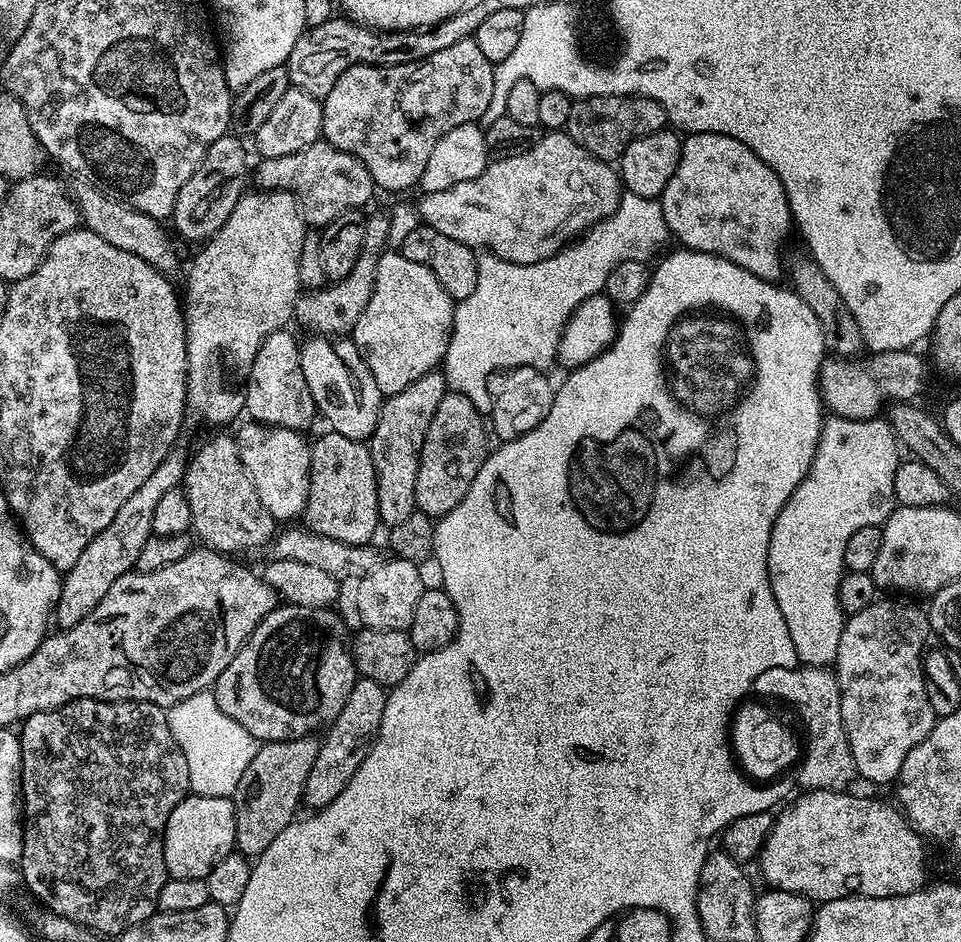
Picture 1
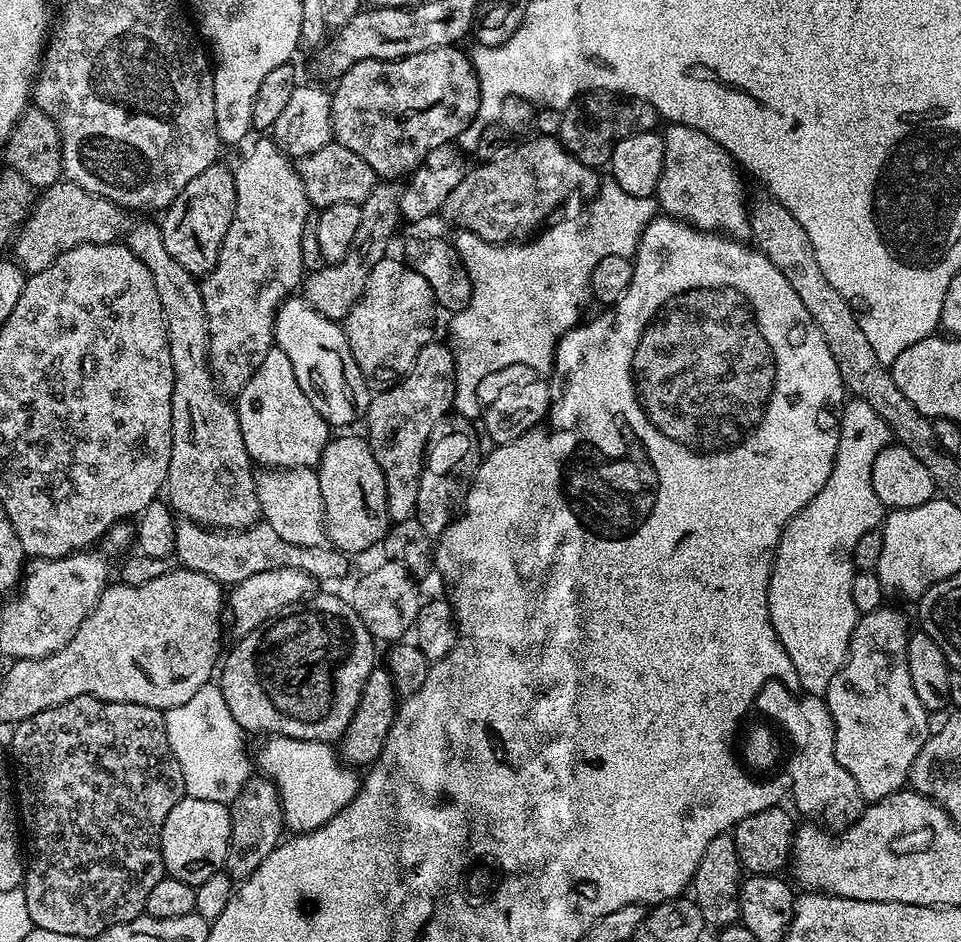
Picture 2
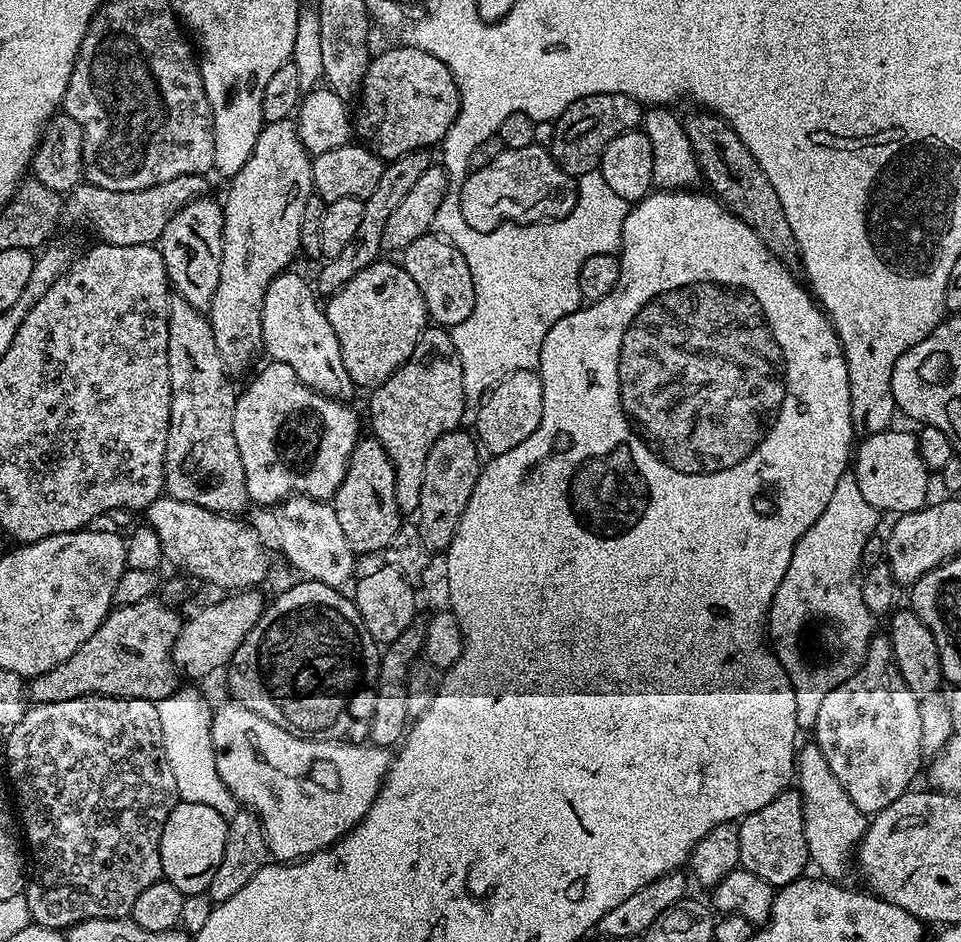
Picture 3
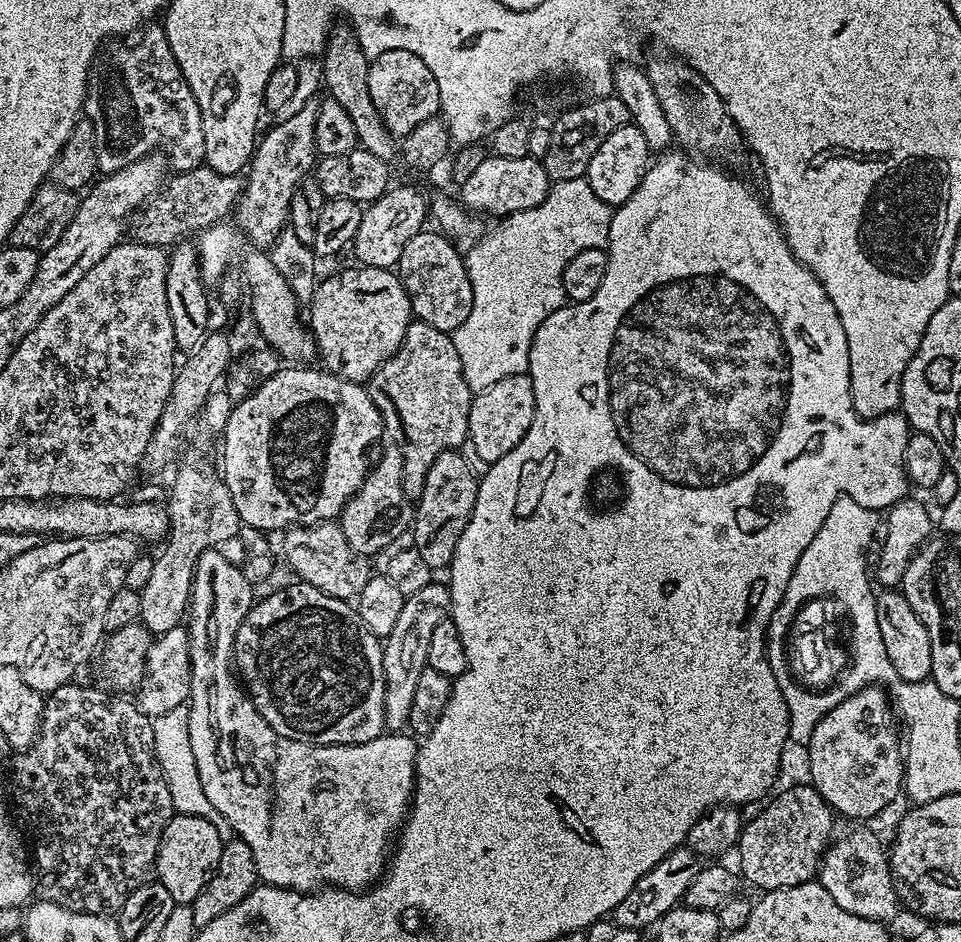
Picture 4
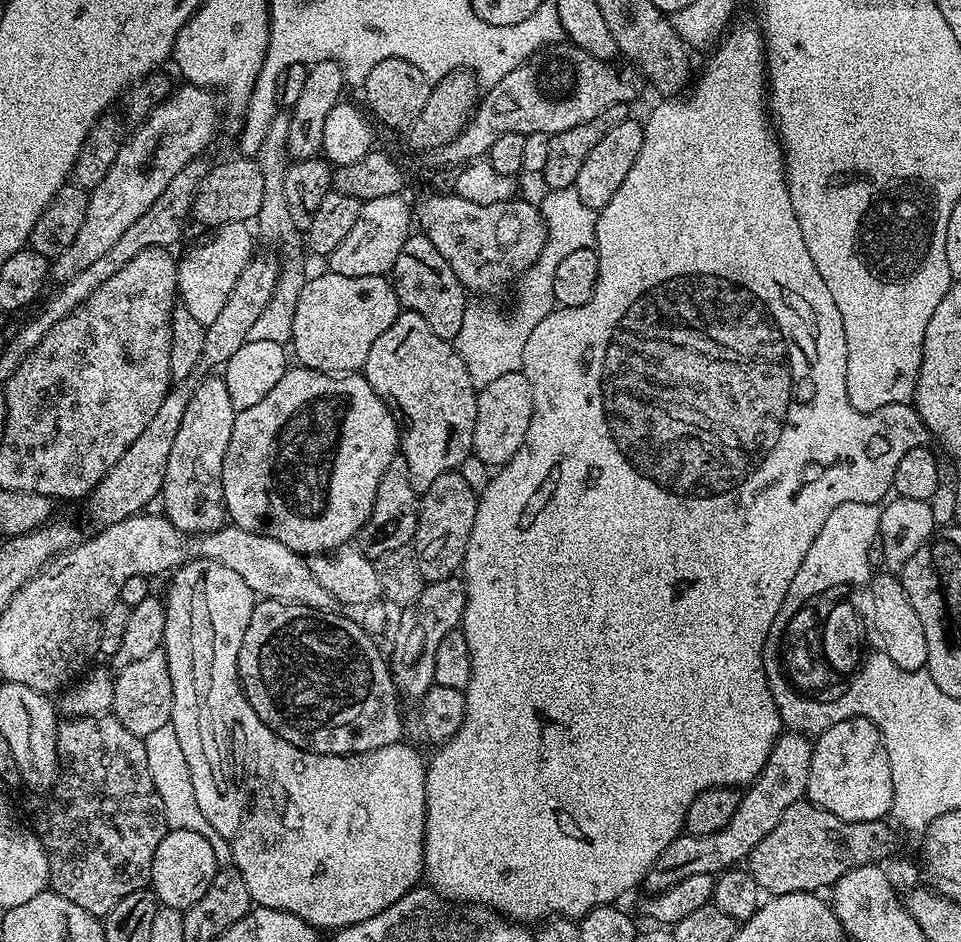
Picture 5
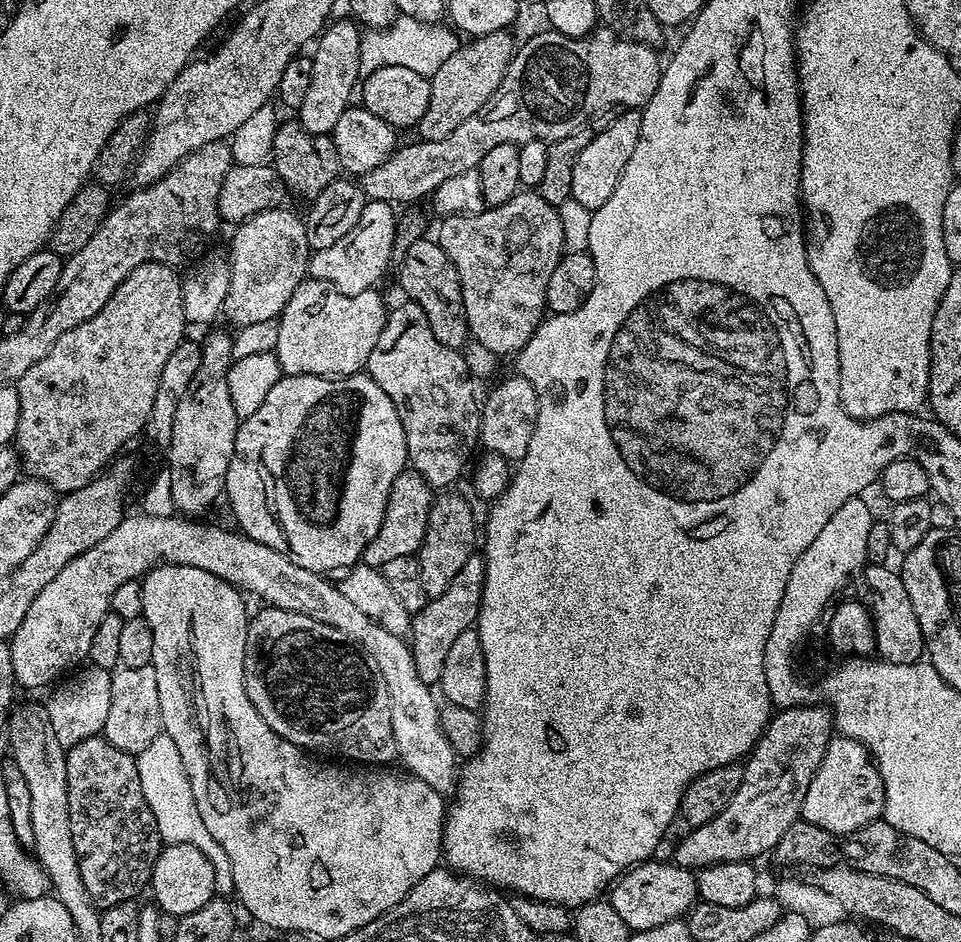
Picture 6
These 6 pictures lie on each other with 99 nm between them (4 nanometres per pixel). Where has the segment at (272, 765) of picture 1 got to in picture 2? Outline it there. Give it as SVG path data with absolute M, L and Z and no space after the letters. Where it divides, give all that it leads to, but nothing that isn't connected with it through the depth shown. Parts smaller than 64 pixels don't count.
M256 774L245 782L238 798L230 805L232 813L232 829L230 830L230 846L224 859L223 871L228 873L233 881L243 882L270 858L286 832L284 811L278 790L272 781L263 775Z

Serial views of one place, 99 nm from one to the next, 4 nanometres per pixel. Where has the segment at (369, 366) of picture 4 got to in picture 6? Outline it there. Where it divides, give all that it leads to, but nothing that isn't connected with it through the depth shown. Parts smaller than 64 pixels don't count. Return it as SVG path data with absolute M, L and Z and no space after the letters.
M305 278L294 290L278 317L276 357L285 376L341 376L357 375L367 365L370 350L378 343L389 309L379 291L362 294L342 294L325 280Z

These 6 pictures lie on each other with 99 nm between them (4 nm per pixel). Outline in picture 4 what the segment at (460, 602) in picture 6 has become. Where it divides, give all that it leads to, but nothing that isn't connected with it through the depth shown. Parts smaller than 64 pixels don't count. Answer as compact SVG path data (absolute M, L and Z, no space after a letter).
M431 582L420 590L405 595L404 605L394 630L383 637L382 674L386 686L384 703L384 727L389 733L407 729L410 718L410 706L414 703L414 693L418 687L418 678L422 678L428 667L430 638L434 635L434 626L442 622L452 610L452 595L447 583Z

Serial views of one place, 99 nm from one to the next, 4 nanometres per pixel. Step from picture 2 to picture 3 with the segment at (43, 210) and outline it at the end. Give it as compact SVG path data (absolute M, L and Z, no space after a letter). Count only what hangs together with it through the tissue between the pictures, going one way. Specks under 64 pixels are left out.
M203 175L179 176L170 182L162 182L158 186L150 186L146 190L126 190L115 192L102 186L94 186L81 182L67 193L64 200L62 220L65 225L84 224L96 235L97 241L114 246L142 246L156 244L162 230L166 230L166 222L182 210L192 200L199 200L209 191Z

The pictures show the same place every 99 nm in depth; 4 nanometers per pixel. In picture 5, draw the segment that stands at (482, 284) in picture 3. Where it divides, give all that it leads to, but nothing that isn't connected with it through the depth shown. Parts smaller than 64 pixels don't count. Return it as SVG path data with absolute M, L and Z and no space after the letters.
M575 187L553 188L543 194L544 201L539 201L538 207L548 237L542 246L542 254L538 254L538 262L534 262L534 266L526 270L514 285L516 305L512 308L512 316L500 316L499 310L491 308L488 302L469 303L462 314L462 330L458 330L454 347L466 366L466 374L470 374L470 382L478 390L490 386L490 382L497 378L523 369L526 338L530 338L534 326L557 307L554 273L558 271L558 265L574 250L596 246L597 213L578 198Z

